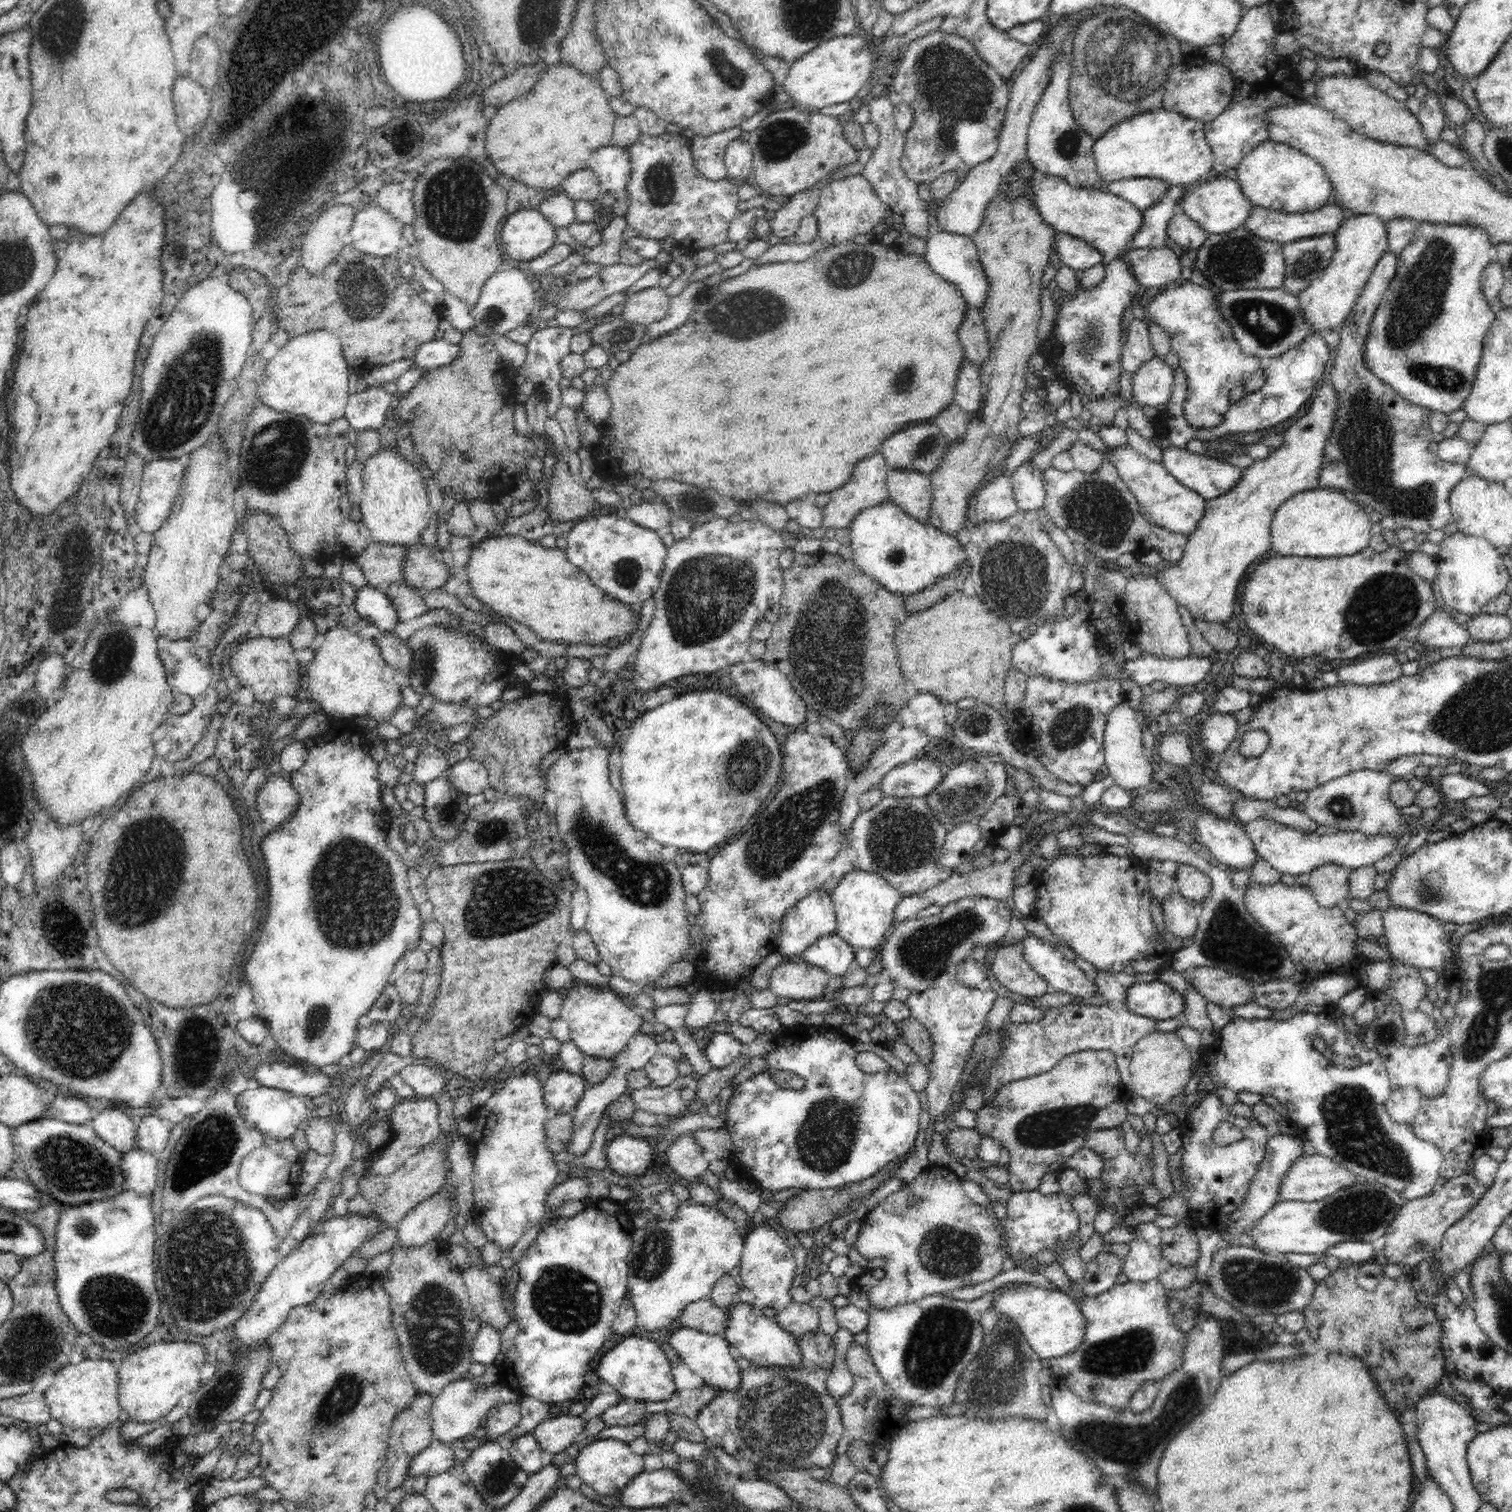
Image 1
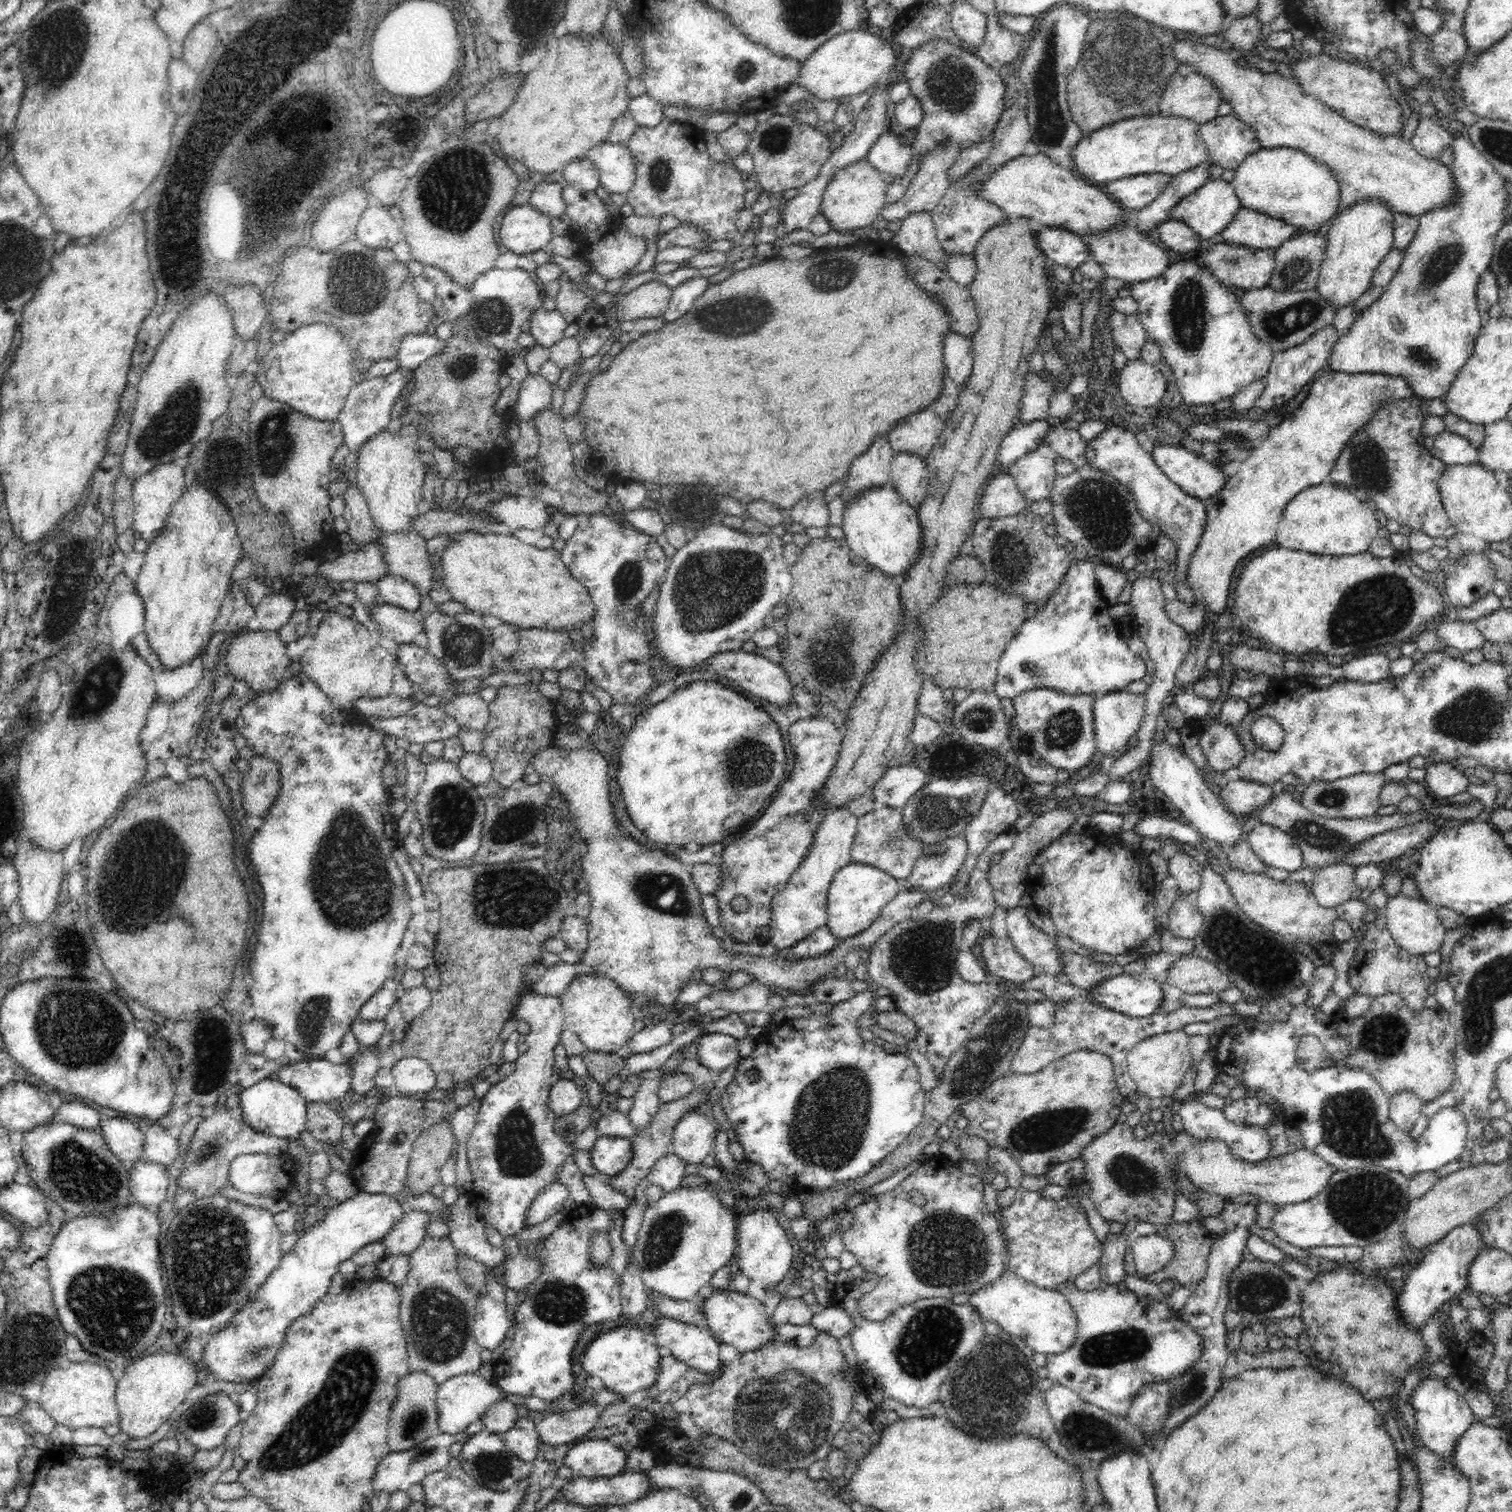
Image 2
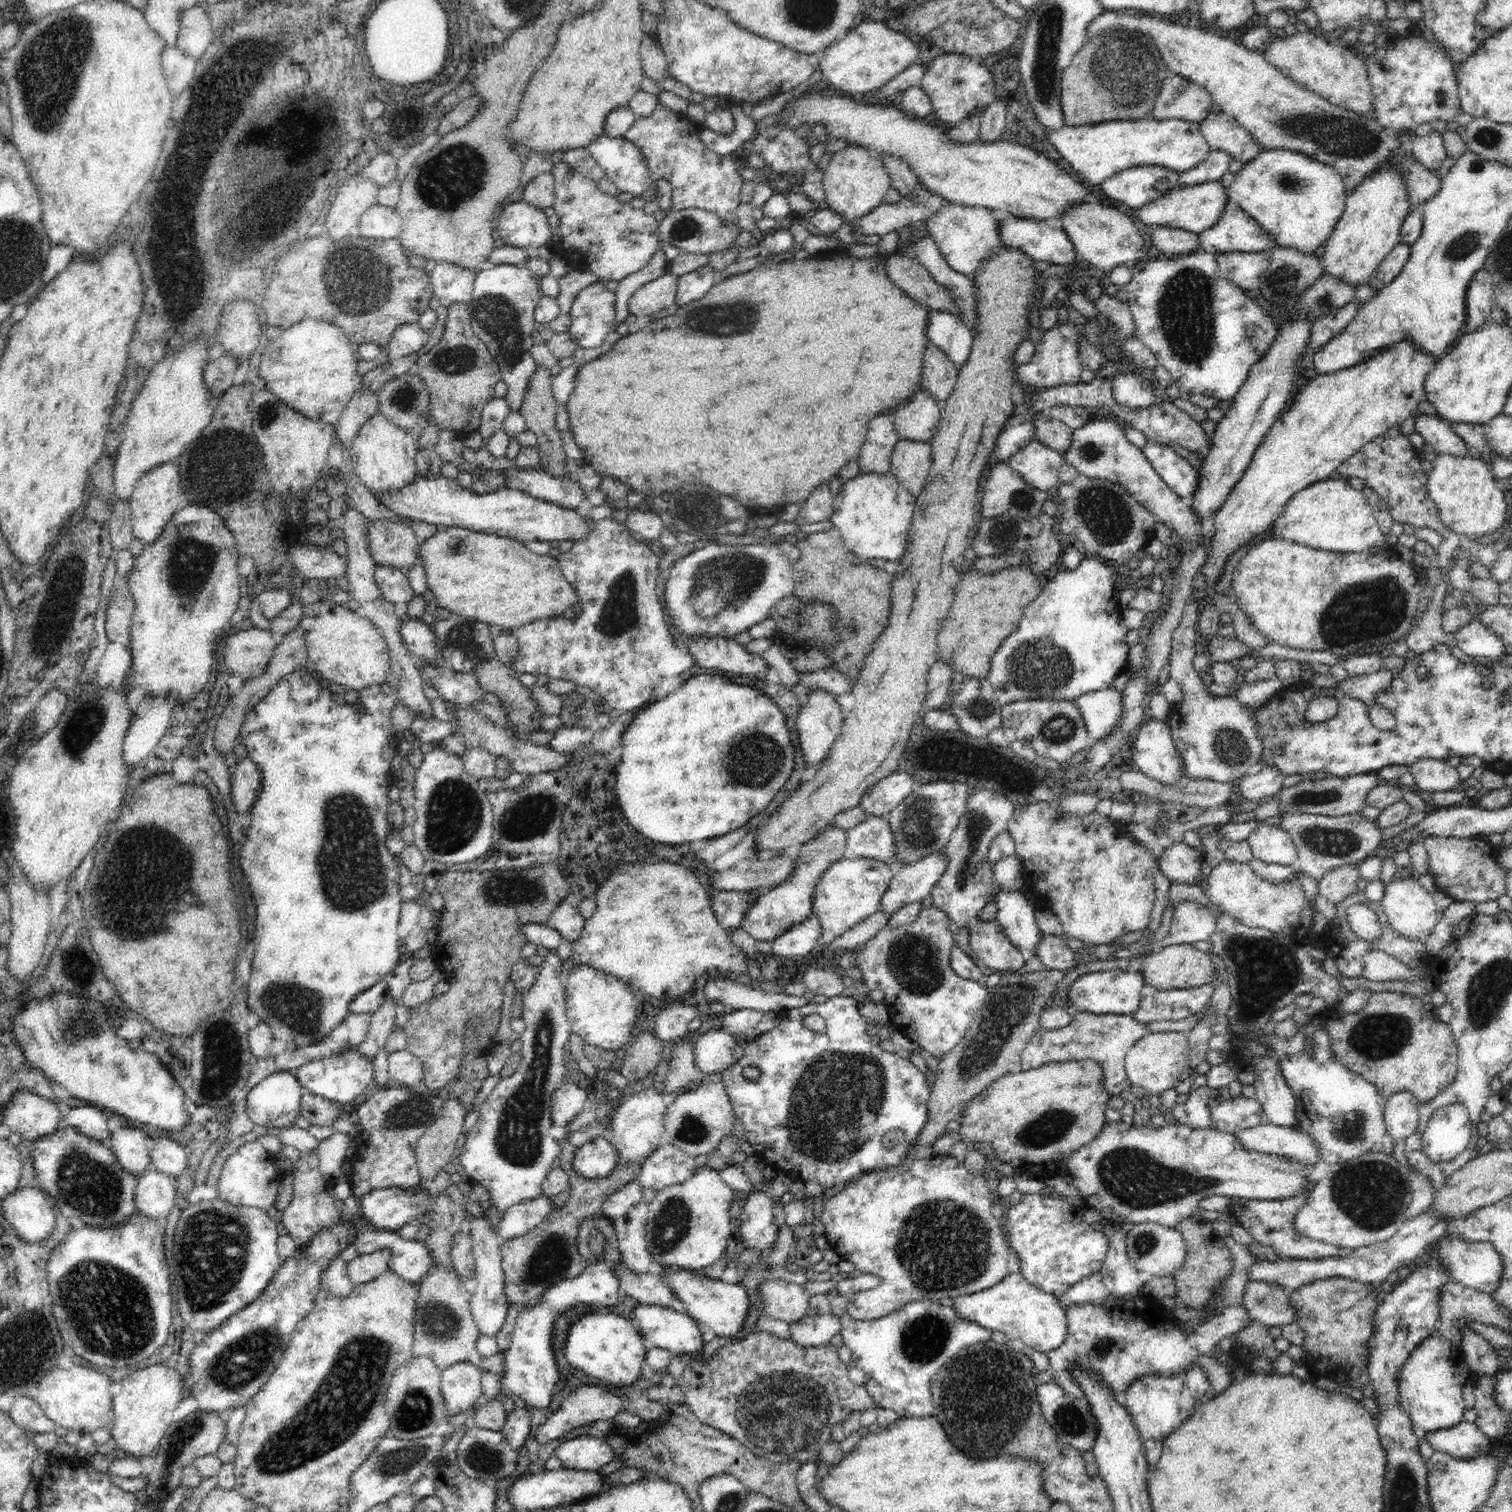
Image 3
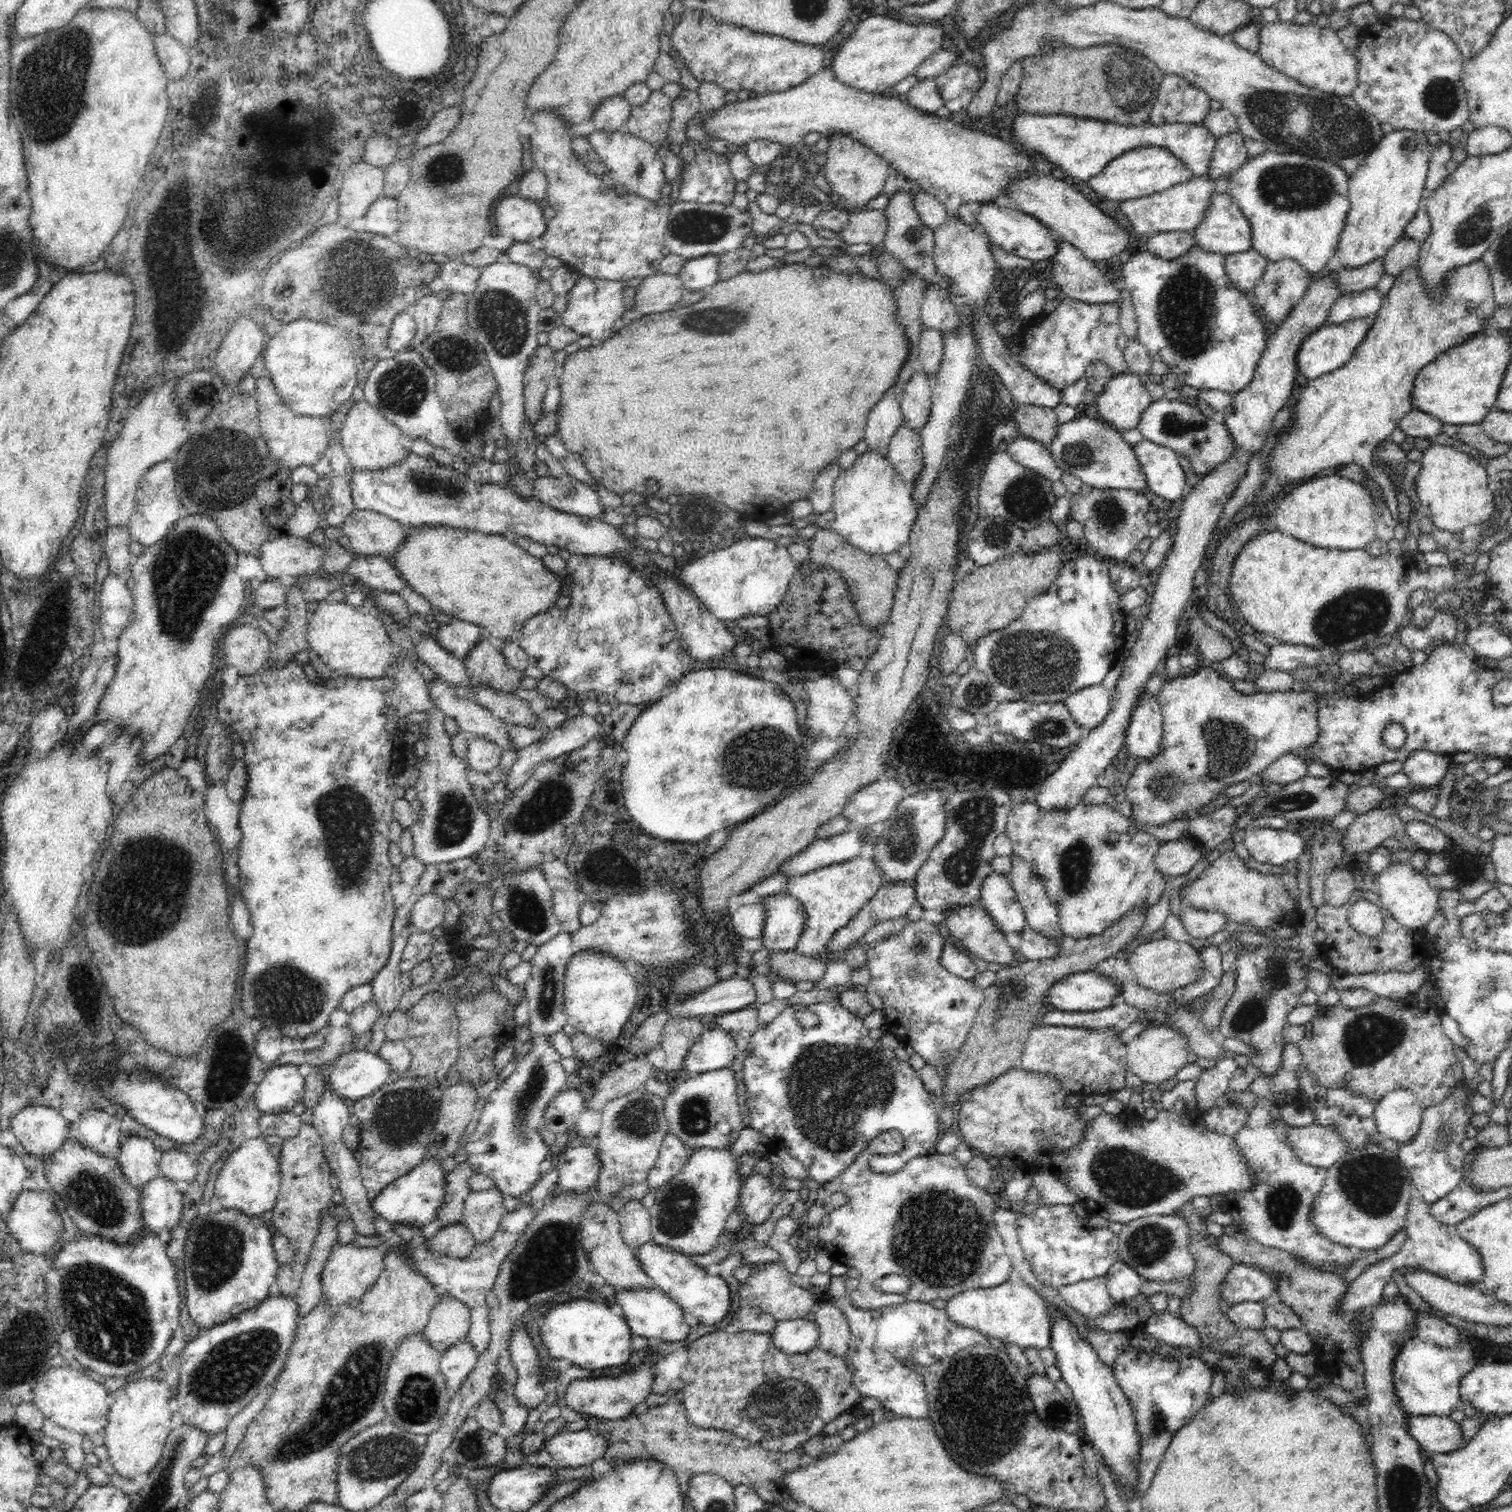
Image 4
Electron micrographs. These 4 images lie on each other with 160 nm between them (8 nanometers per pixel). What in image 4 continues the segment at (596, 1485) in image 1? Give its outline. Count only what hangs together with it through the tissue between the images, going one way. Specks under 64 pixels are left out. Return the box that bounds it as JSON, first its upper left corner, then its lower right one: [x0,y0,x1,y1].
[545,1428,608,1468]

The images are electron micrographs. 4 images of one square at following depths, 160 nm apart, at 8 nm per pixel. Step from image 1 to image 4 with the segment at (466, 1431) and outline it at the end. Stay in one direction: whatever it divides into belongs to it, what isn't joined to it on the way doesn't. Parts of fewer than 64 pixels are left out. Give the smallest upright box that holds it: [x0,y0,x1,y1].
[439,1337,478,1394]

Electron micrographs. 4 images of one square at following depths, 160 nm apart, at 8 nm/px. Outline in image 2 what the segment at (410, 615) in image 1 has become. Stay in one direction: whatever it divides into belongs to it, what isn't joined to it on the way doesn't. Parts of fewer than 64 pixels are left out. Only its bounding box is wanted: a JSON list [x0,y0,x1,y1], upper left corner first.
[375,573,421,612]

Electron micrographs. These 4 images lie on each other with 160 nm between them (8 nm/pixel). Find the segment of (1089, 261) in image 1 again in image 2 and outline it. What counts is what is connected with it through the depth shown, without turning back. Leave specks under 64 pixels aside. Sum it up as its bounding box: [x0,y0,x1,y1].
[1036,226,1091,270]

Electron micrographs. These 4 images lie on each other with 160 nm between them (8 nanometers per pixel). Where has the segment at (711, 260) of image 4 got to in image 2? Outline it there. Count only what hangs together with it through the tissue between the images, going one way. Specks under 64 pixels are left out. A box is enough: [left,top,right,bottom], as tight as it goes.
[662,277,710,323]

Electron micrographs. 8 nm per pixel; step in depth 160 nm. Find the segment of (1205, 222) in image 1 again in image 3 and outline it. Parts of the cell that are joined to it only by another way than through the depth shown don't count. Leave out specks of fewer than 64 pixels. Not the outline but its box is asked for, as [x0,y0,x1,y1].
[1132,181,1227,235]

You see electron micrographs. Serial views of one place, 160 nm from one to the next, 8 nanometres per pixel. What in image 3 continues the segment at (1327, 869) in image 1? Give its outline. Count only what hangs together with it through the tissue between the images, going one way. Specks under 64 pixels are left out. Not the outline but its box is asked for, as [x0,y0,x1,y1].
[1317,864,1360,904]

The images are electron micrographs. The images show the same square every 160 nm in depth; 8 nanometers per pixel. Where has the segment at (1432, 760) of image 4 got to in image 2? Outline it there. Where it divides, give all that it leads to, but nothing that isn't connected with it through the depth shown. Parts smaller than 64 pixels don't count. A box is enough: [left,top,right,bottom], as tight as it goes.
[1423,762,1473,801]

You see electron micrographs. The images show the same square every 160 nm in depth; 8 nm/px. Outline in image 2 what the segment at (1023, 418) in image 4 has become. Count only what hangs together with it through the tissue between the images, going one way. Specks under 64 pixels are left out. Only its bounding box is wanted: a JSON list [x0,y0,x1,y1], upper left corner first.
[1045,423,1087,468]

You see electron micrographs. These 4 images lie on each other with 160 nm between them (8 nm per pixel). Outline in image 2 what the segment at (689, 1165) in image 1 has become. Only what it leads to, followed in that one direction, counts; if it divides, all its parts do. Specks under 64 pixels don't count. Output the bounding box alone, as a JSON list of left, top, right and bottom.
[670,1112,719,1164]

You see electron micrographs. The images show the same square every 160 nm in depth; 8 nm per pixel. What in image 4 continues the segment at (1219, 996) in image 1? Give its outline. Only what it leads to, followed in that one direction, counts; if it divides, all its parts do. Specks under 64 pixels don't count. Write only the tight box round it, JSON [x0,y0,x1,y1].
[1128,937,1204,993]

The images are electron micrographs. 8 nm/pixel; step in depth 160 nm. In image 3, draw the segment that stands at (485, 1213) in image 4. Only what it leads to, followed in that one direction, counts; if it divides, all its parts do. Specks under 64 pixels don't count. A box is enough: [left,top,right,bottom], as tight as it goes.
[464,1214,508,1336]

